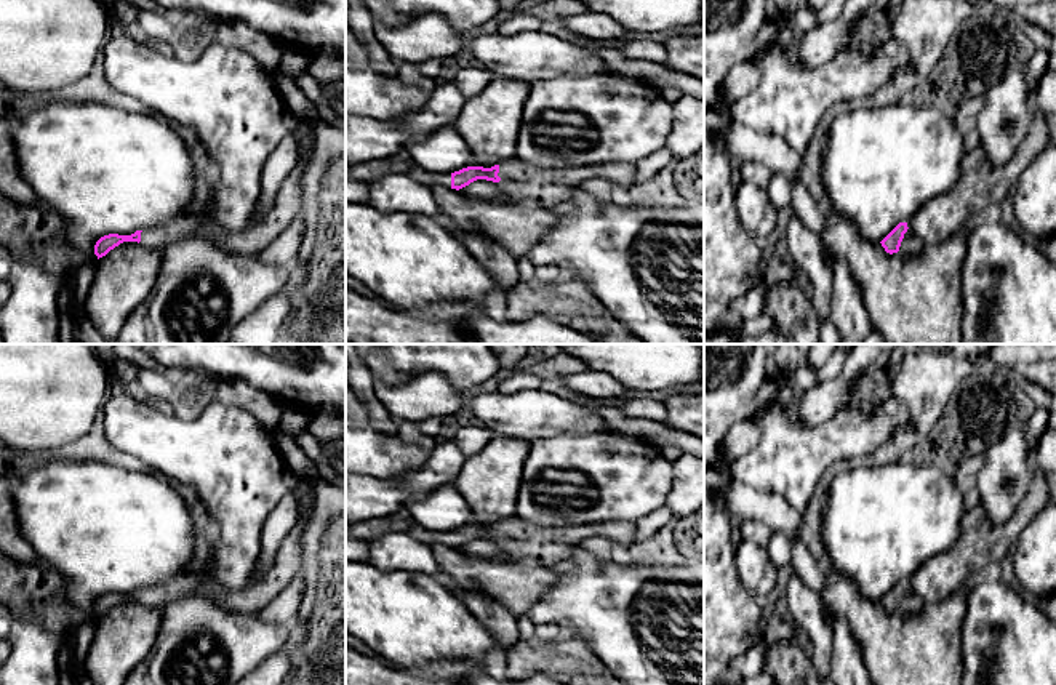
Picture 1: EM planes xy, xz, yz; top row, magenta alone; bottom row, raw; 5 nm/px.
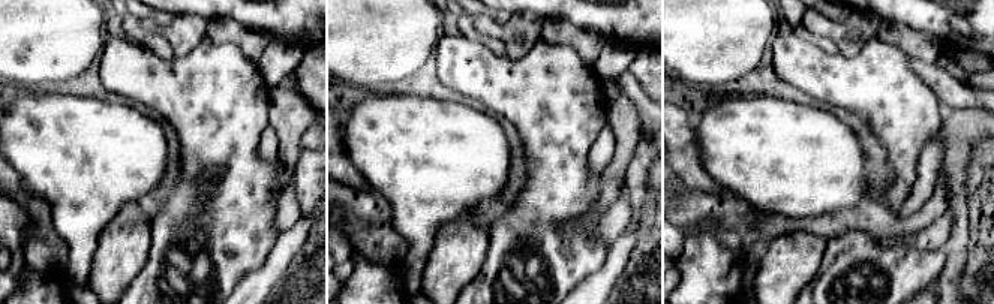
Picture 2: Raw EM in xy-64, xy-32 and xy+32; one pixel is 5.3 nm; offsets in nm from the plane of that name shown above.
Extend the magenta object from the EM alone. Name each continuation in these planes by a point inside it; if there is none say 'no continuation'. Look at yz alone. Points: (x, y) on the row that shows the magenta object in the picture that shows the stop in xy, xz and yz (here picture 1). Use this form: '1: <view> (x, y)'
no continuation

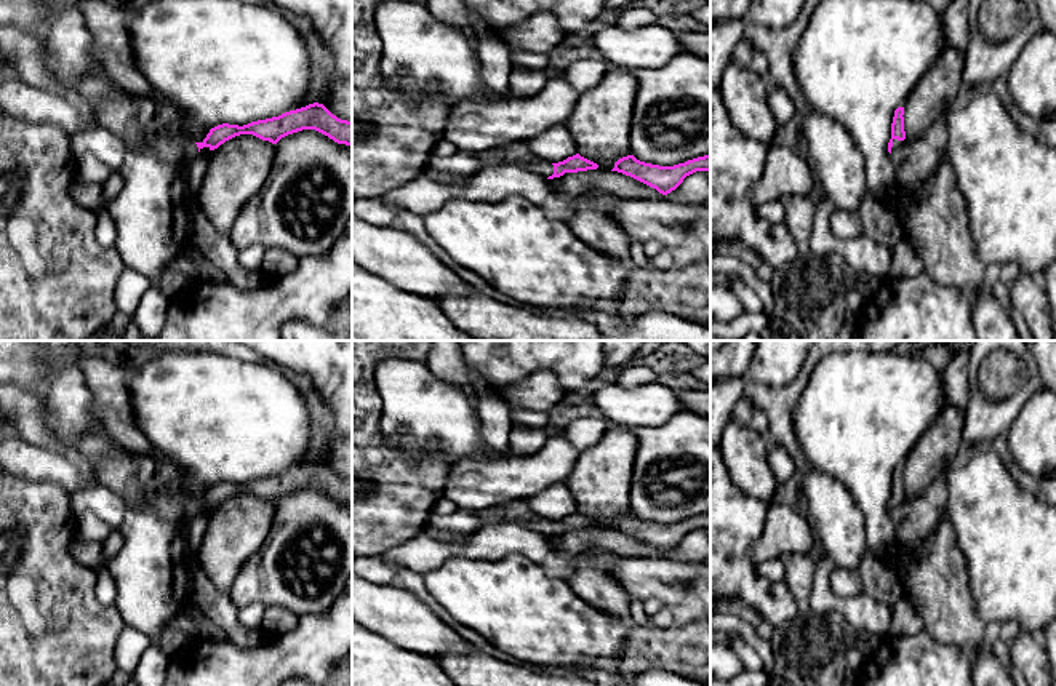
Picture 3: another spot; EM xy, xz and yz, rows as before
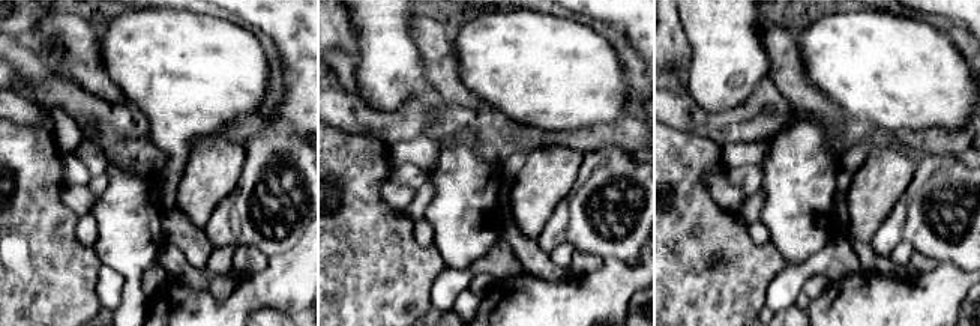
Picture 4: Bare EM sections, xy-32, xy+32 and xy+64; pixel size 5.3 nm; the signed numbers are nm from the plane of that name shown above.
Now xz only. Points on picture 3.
1: xz (519, 154)

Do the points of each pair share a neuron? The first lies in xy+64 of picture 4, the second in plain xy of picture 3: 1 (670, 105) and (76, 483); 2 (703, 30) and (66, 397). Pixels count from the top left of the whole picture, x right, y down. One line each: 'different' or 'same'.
1: same
2: same

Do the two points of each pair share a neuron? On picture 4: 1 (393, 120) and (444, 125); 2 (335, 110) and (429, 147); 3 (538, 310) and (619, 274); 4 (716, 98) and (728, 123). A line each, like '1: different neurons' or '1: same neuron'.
1: different neurons
2: different neurons
3: same neuron
4: different neurons

